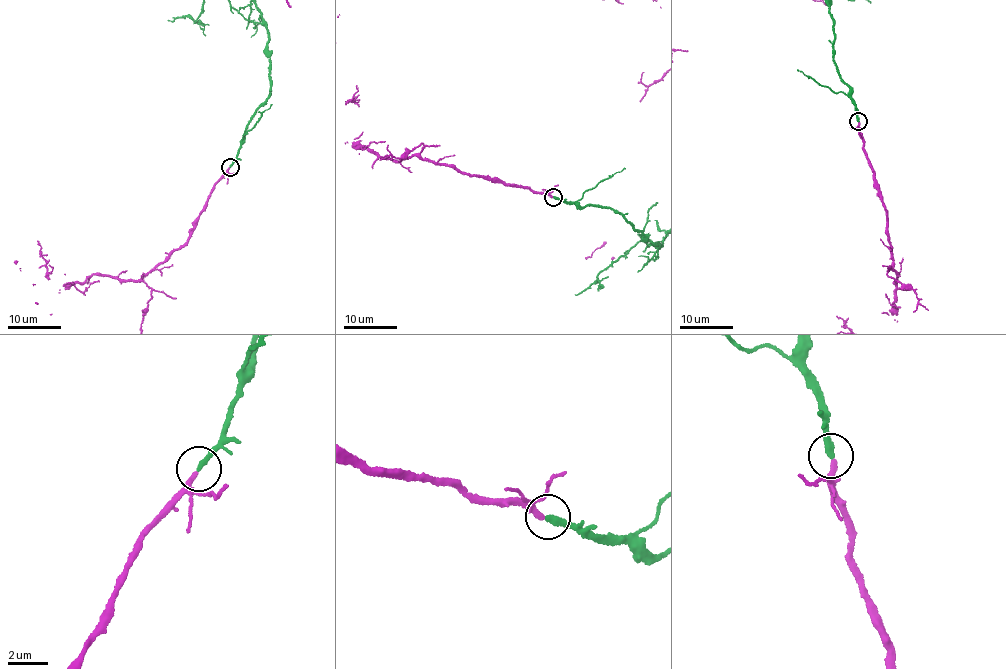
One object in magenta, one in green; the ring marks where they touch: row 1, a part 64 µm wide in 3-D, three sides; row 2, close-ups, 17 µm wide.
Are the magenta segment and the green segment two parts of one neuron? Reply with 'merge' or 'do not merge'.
merge

